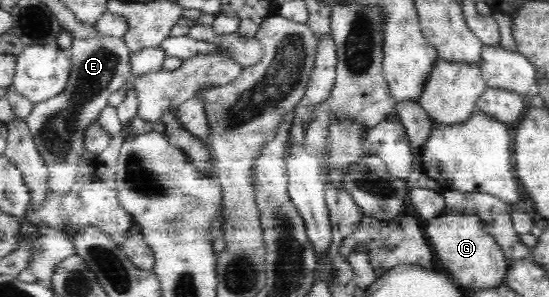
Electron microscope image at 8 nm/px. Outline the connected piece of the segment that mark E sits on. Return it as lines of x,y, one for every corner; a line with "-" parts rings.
100,35
74,39
67,51
72,61
72,72
64,90
51,99
35,103
26,118
33,144
47,168
46,190
49,195
57,196
67,195
70,188
79,182
79,167
84,163
84,132
98,121
112,92
132,83
135,78
130,65
131,52
123,38

